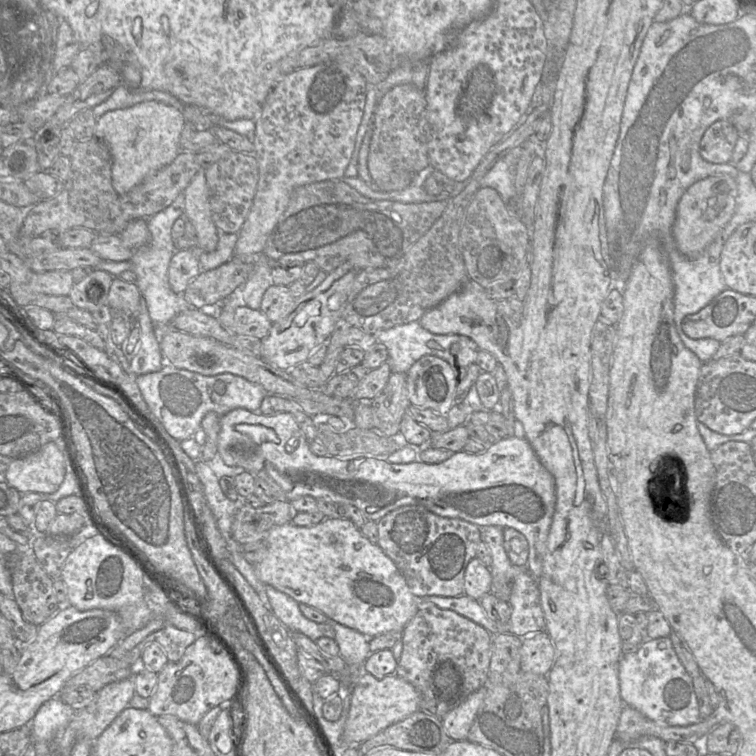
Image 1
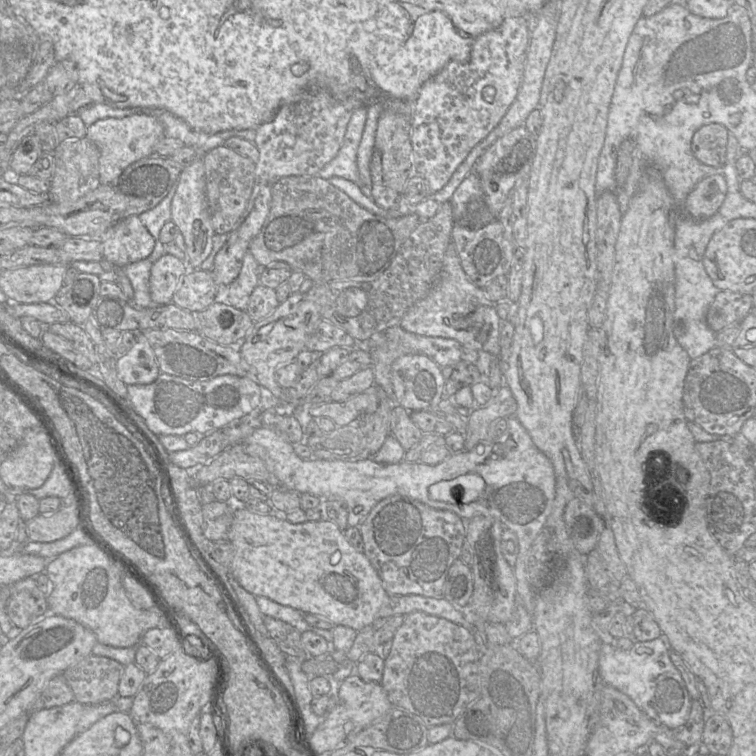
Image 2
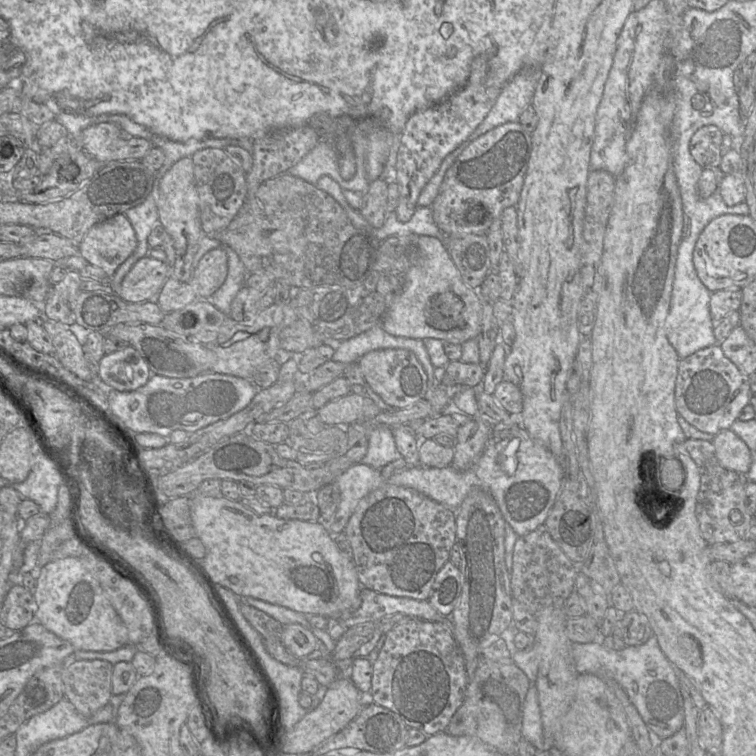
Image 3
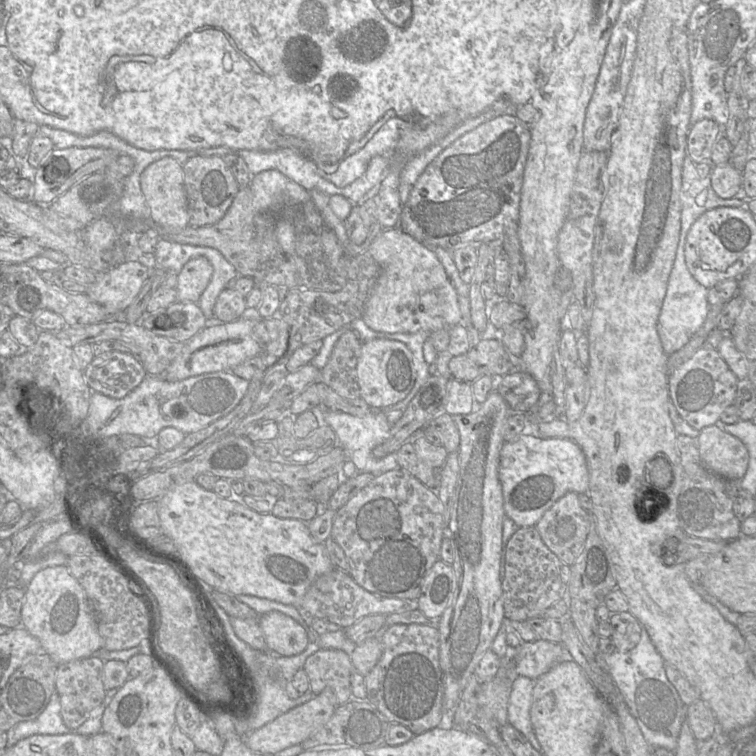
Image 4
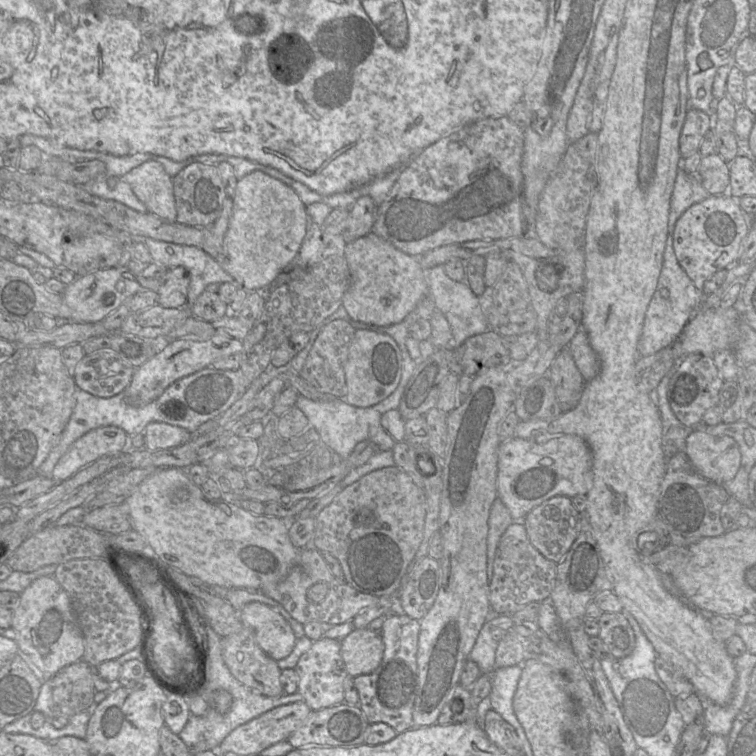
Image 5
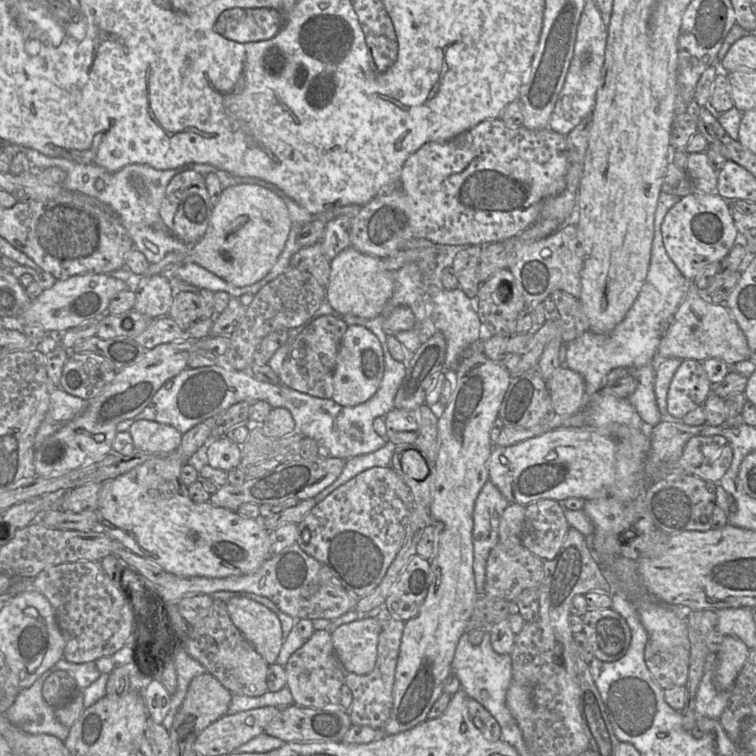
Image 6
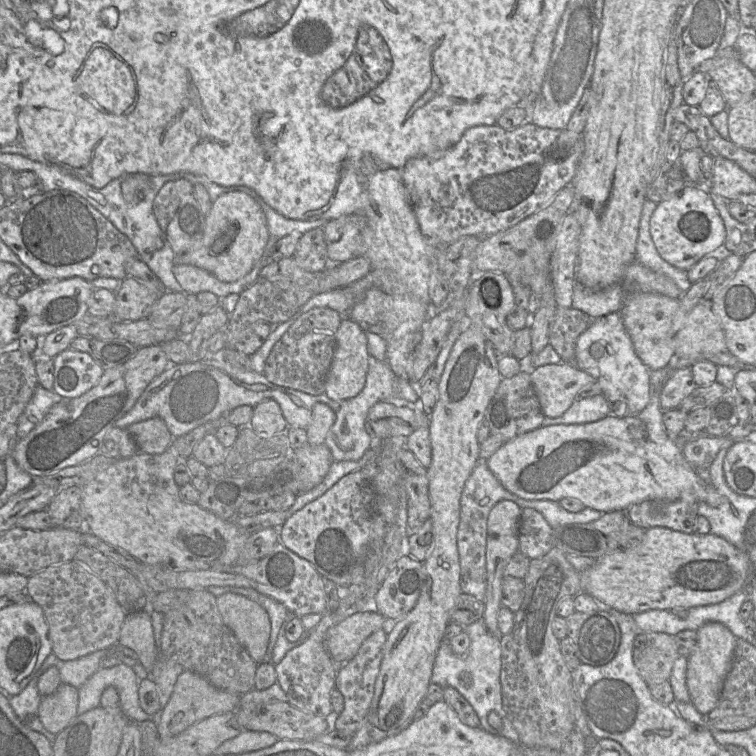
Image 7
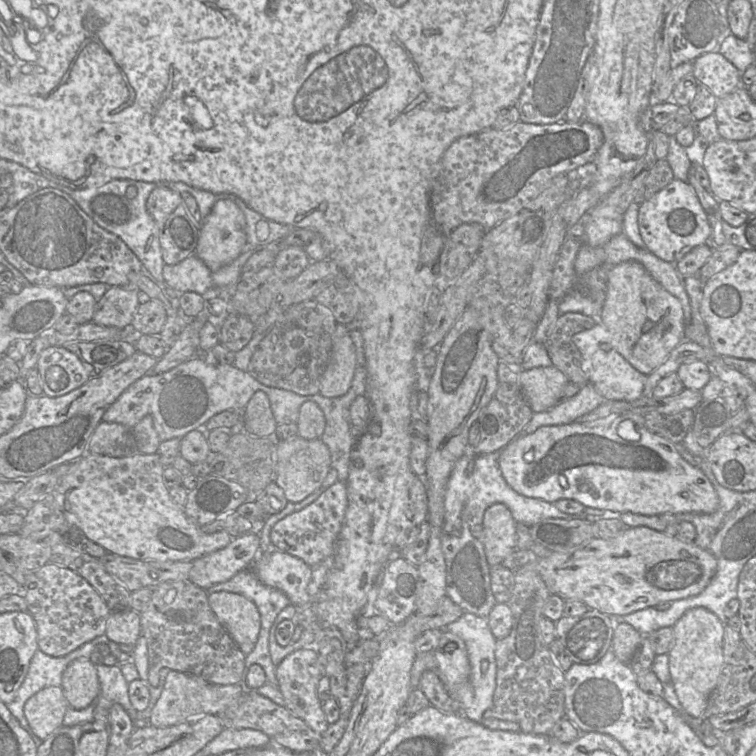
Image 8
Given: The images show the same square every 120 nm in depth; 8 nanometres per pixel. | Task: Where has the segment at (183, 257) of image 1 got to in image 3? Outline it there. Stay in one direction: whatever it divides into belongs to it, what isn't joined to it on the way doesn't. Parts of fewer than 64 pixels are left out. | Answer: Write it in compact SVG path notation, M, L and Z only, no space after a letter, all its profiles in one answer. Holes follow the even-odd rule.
M146 256L133 265L114 293L127 302L156 302L169 277L171 267L167 262Z

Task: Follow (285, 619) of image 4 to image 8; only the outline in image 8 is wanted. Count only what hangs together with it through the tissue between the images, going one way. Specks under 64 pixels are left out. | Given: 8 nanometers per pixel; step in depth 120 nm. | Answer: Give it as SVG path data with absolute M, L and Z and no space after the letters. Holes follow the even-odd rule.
M228 591L208 593L209 605L246 656L257 642L261 617L256 605L247 597Z

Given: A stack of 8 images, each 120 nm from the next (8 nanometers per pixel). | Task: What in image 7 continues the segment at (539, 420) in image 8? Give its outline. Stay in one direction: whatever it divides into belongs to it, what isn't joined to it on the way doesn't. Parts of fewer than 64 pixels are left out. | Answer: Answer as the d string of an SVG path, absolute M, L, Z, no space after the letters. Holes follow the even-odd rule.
M604 395L576 399L560 417L545 417L542 426L584 424L599 421L612 412L612 406Z

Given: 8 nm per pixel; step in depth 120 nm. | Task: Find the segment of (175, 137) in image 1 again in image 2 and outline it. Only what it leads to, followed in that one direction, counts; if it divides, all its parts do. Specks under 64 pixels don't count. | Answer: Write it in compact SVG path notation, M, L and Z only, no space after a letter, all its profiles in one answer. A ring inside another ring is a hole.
M133 114L124 118L106 118L89 126L86 137L100 150L99 180L101 185L112 183L132 163L154 155L155 145L165 138L162 124L153 116Z

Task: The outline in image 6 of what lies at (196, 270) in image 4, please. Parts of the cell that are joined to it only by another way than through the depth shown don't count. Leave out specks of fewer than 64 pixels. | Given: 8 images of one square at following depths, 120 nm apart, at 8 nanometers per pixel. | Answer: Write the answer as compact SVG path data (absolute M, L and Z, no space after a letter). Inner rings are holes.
M167 275L141 276L129 289L136 296L134 310L153 319L167 316L174 298Z

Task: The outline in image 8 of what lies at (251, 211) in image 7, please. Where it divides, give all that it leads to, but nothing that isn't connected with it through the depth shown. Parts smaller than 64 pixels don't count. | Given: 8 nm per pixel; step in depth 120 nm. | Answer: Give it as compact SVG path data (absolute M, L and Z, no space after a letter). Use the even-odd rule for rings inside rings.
M231 199L218 200L201 226L195 255L211 271L216 271L238 258L246 248L246 219L242 210Z

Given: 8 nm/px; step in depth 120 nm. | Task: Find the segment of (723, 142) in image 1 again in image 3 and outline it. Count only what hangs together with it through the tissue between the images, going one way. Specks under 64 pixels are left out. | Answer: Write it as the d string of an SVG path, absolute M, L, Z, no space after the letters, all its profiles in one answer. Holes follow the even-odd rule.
M706 125L698 129L691 137L690 154L702 168L719 167L723 134L717 126Z

